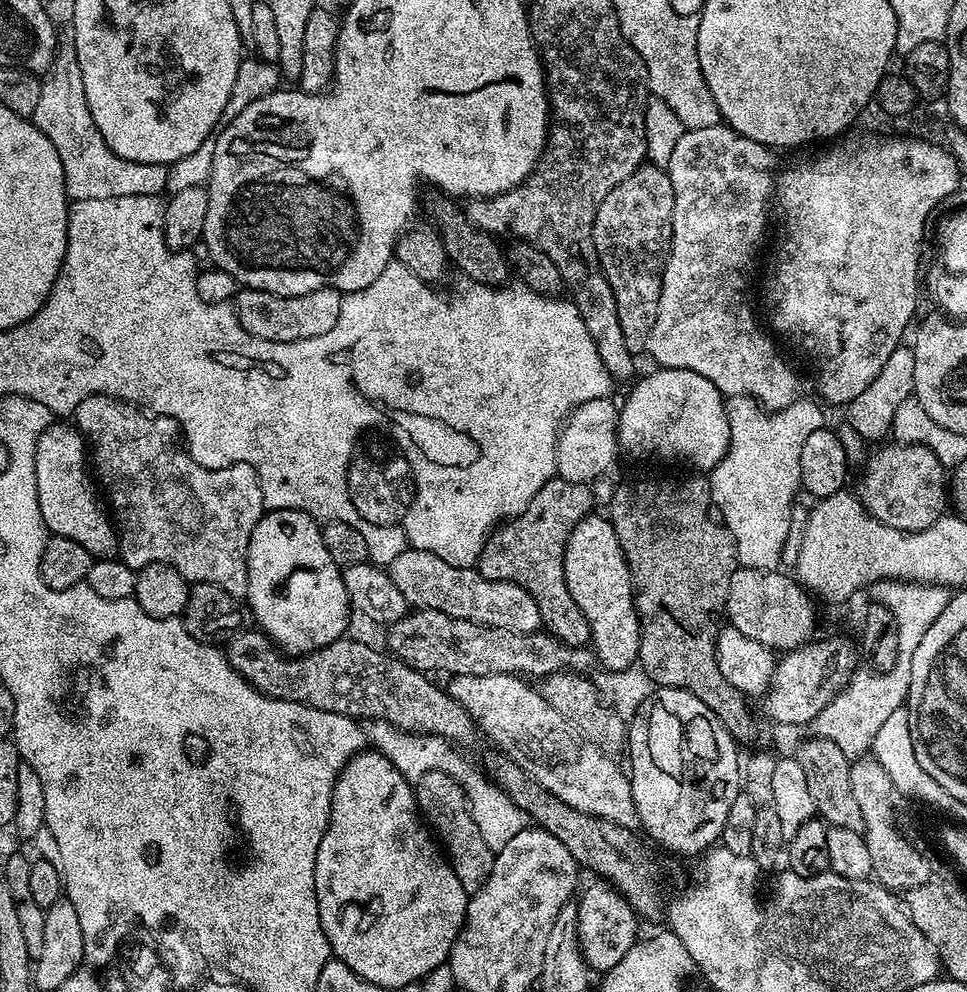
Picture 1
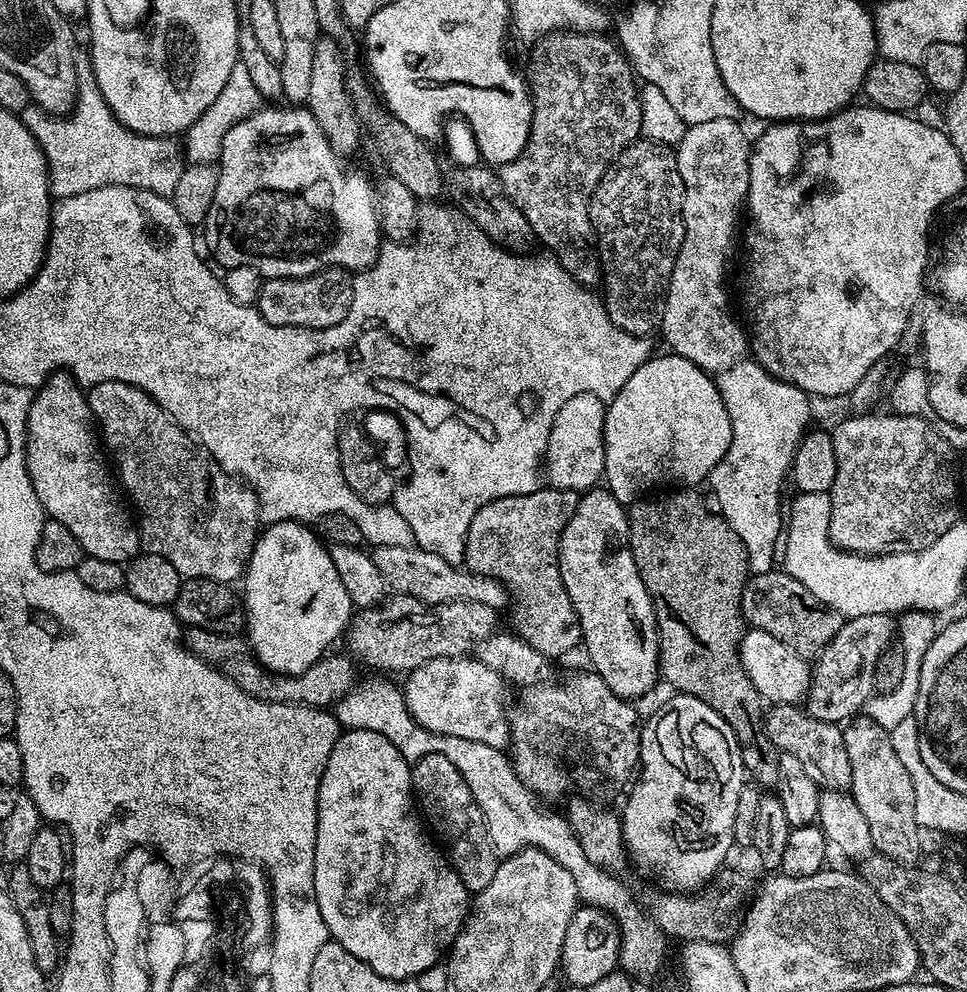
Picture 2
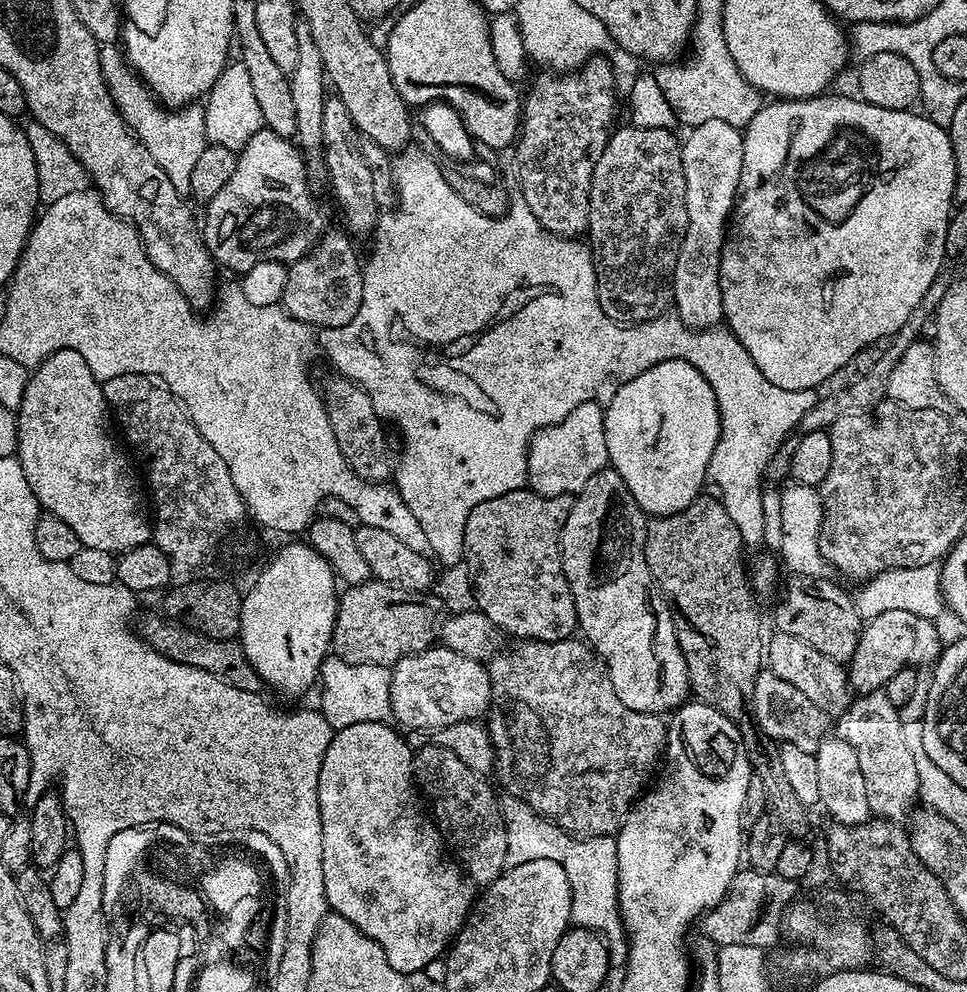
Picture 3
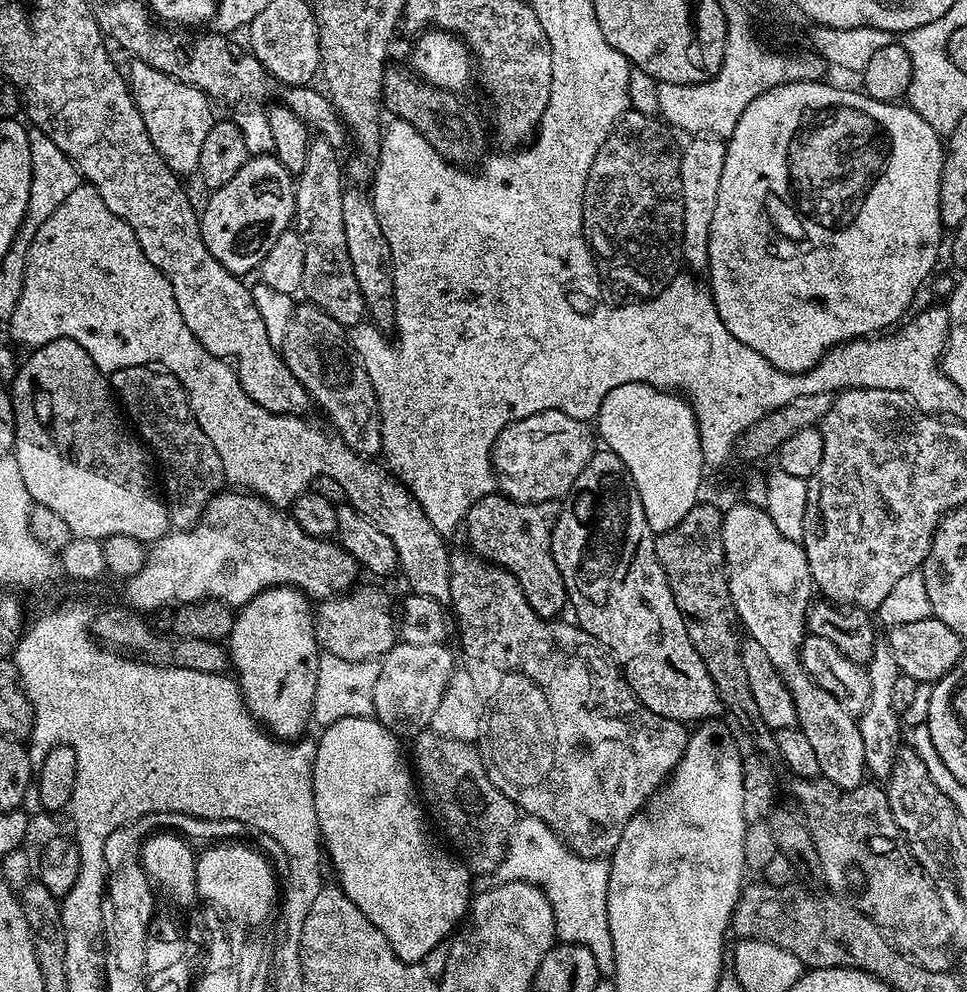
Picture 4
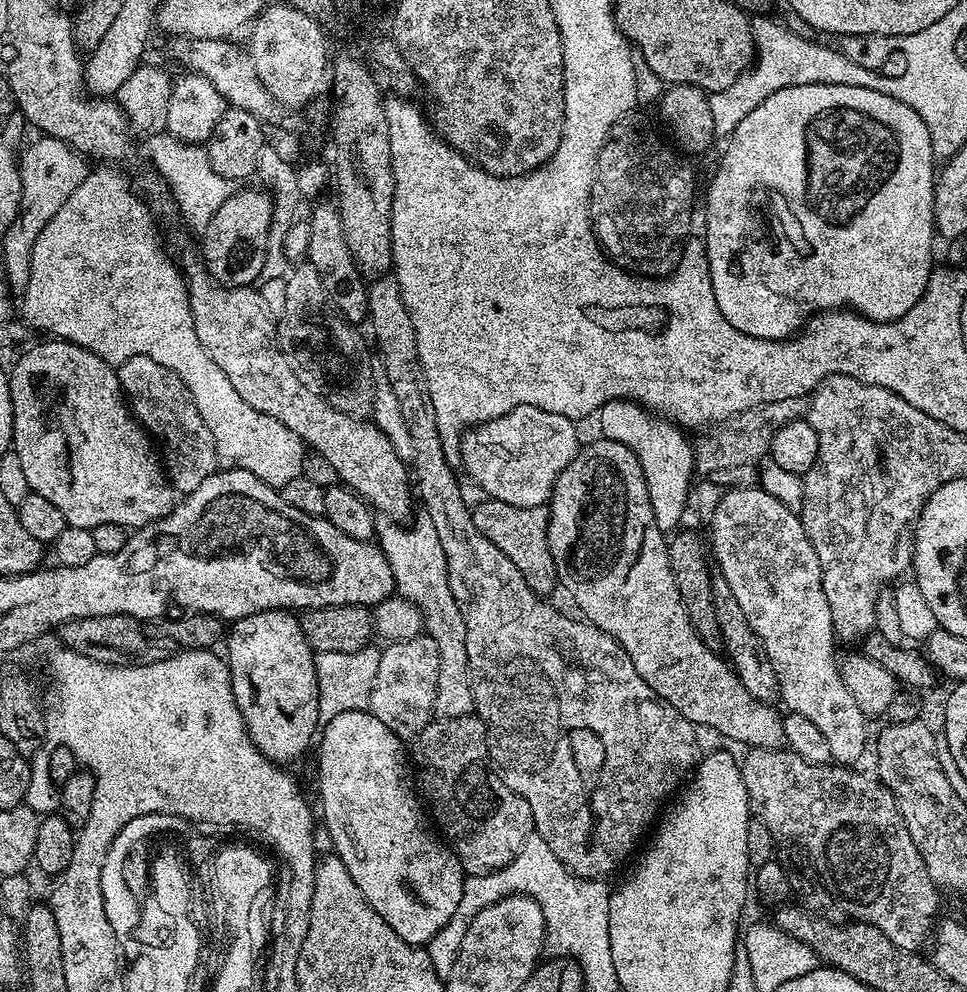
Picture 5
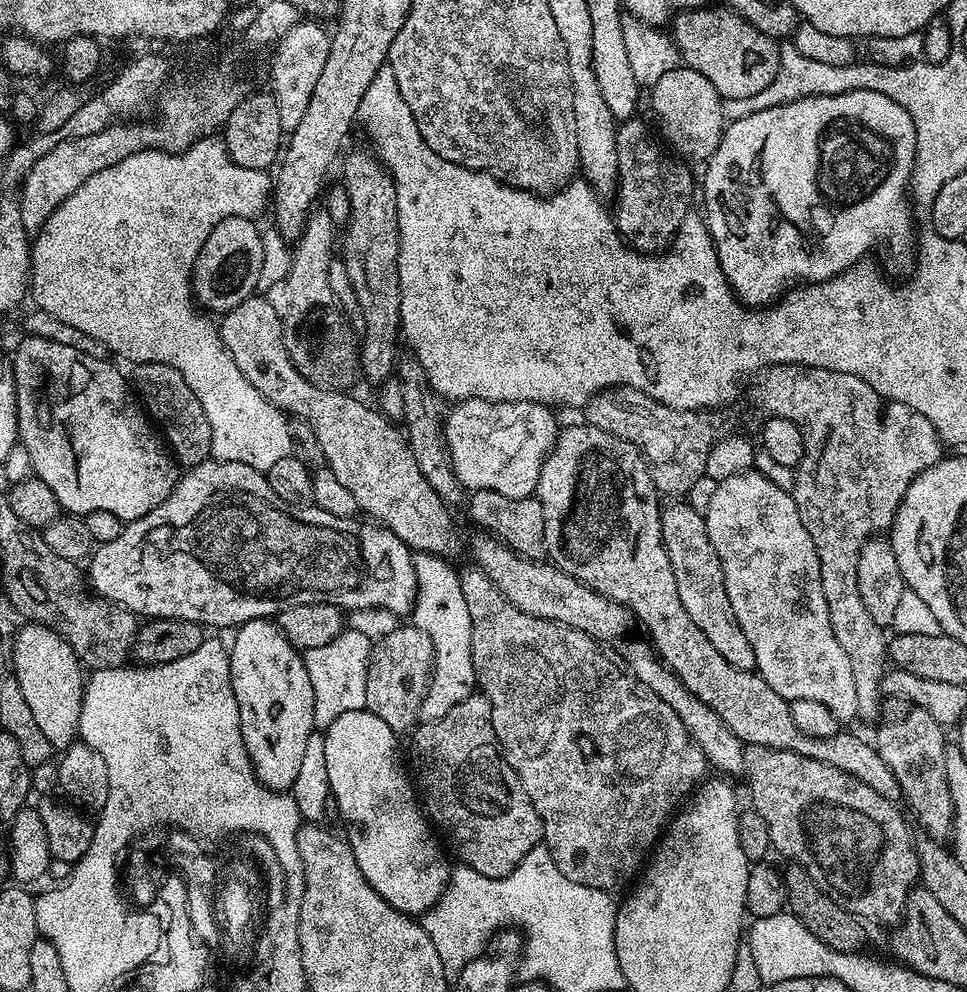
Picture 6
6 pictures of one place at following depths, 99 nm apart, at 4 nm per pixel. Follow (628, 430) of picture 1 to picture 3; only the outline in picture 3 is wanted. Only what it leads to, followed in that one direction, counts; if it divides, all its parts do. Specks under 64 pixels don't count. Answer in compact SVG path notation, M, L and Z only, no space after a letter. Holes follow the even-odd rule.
M667 360L666 362L658 362L654 366L650 366L642 374L638 374L638 378L630 378L608 399L604 408L604 429L606 430L608 464L615 472L622 474L622 482L626 482L634 502L649 517L669 516L670 514L678 514L682 510L686 510L686 506L690 506L690 502L694 502L697 496L701 495L703 488L700 487L706 484L708 480L710 454L714 454L714 446L718 446L720 411L718 410L718 402L716 401L714 390L710 390L710 382L706 382L706 378L702 378L702 374L697 368L690 366L690 362L685 360Z

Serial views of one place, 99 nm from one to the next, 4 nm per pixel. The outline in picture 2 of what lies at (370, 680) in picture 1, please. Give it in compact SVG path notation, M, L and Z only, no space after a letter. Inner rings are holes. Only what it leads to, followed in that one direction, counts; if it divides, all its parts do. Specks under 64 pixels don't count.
M188 628L183 633L182 639L188 651L202 658L202 662L206 662L214 670L218 670L218 674L230 678L230 682L234 682L238 690L267 704L306 704L309 708L327 709L343 699L358 680L357 665L348 654L343 654L344 656L325 654L319 662L310 666L310 670L297 676L287 676L272 672L265 664L260 663L260 659L252 652L251 644L243 635L208 632L204 628Z

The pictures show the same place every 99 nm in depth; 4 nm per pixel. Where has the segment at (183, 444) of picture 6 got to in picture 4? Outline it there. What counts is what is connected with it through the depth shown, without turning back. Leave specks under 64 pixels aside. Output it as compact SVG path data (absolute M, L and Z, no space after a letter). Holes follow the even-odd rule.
M147 364L126 366L111 373L110 387L131 427L154 457L162 481L162 495L168 505L169 525L176 530L192 527L226 481L222 458L218 458L214 442L210 442L202 426L198 426L184 387L171 372Z

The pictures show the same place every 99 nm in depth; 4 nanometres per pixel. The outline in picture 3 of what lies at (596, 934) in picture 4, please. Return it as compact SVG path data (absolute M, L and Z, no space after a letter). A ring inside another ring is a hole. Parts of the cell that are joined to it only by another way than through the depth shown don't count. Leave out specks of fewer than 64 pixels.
M517 796L503 797L500 813L504 815L504 825L508 835L508 864L534 862L540 858L550 858L550 862L558 862L566 870L566 878L572 891L572 924L577 928L585 928L597 932L608 945L608 963L612 966L623 966L628 962L628 936L624 933L622 914L618 906L618 846L615 836L589 836L581 838L571 832L565 832L551 820L534 811L526 802Z

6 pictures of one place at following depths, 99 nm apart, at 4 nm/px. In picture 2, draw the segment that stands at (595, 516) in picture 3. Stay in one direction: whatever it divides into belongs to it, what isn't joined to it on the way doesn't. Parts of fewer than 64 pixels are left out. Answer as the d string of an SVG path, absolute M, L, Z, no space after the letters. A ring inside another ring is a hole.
M597 486L594 488L588 489L587 492L581 495L580 501L578 502L578 506L574 510L574 514L570 518L570 522L566 522L566 526L562 530L562 538L560 539L560 573L562 574L562 582L566 586L566 594L570 594L570 602L574 606L574 610L576 611L576 617L580 619L580 635L582 637L582 648L585 648L588 651L588 660L590 663L591 671L596 672L602 678L602 682L606 682L606 686L610 686L610 690L614 693L615 696L621 696L623 700L632 702L635 701L635 696L644 696L648 691L651 690L652 687L655 686L656 680L658 684L658 677L660 676L660 631L658 630L658 626L656 625L656 615L654 614L654 606L652 605L652 599L650 598L650 594L646 590L646 582L642 582L642 574L638 570L638 566L634 562L634 556L632 551L628 549L628 514L625 508L625 505L622 505L618 502L618 498L614 498L614 494L609 492L607 487Z

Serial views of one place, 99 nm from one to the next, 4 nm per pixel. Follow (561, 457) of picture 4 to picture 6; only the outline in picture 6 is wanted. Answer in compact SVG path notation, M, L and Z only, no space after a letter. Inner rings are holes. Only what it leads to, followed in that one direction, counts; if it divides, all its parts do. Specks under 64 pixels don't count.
M462 400L447 409L444 441L454 474L468 490L494 490L506 498L526 498L538 486L544 459L556 447L553 409L533 400Z

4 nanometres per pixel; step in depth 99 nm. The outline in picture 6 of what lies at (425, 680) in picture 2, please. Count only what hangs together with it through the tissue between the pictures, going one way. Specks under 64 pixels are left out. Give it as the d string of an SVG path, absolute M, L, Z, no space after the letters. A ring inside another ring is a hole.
M411 622L405 624L373 643L366 674L365 709L378 714L397 734L411 733L417 727L428 683L432 681L434 658L434 646L428 635Z

